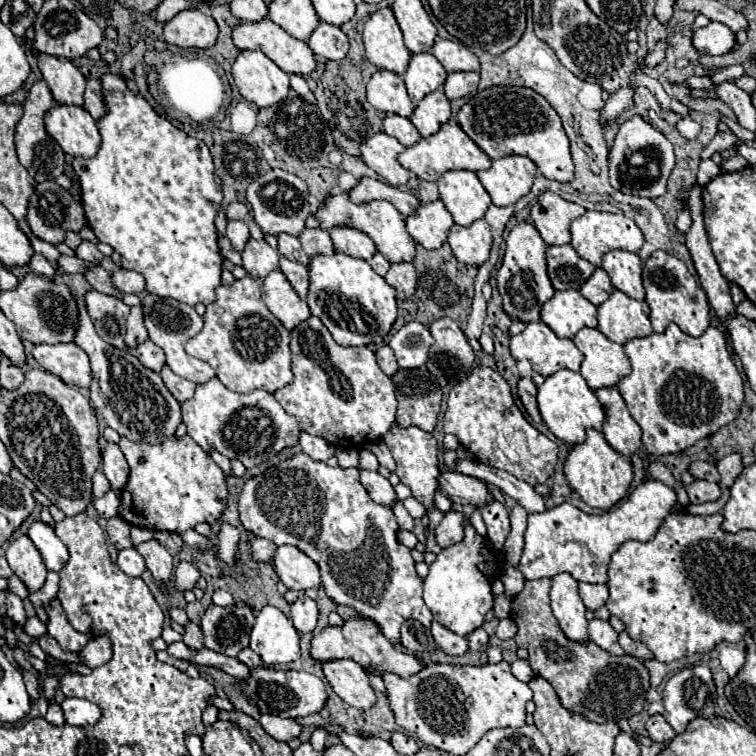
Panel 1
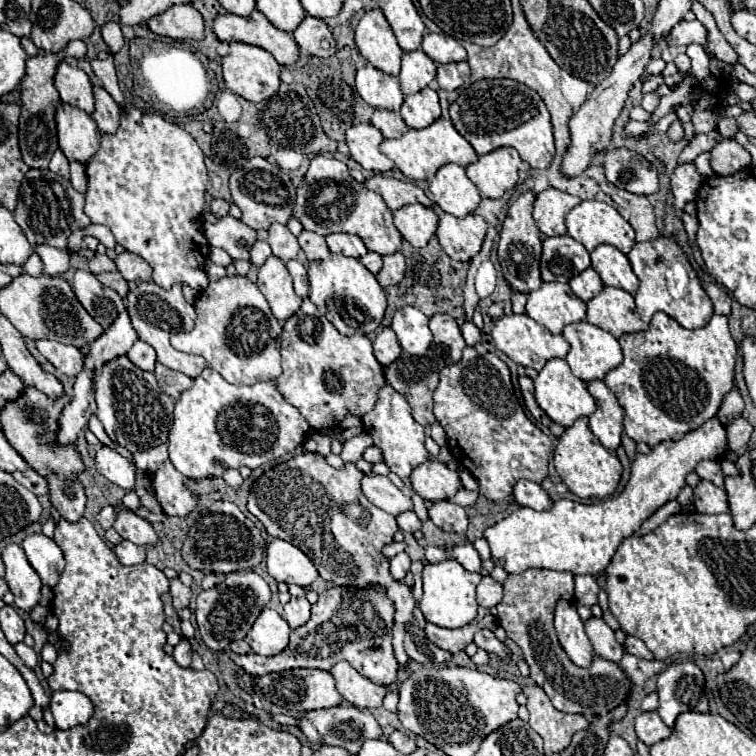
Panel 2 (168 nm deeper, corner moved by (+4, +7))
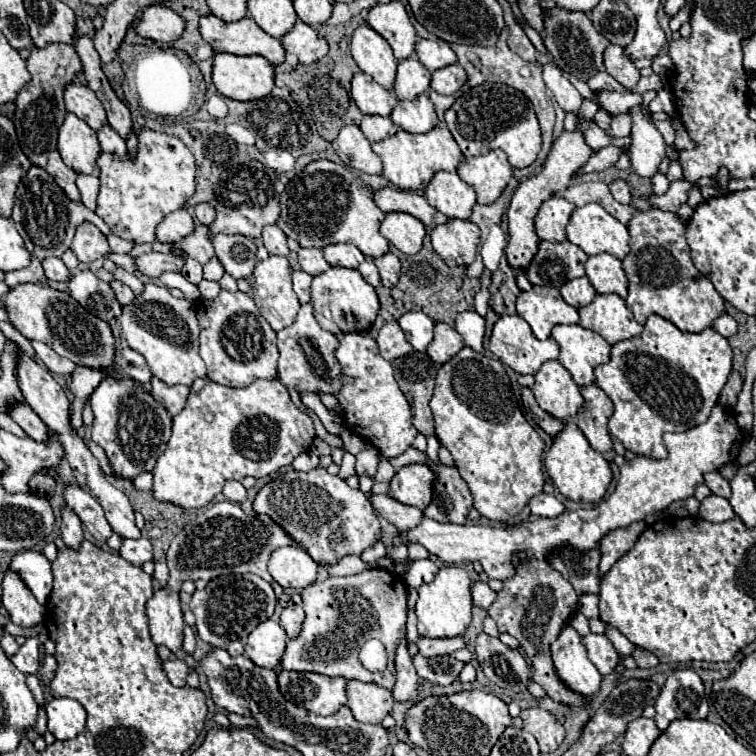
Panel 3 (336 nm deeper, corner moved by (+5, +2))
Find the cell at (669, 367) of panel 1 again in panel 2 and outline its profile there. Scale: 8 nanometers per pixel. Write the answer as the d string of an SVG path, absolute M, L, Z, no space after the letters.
M659 311L653 315L647 331L621 335L619 345L623 349L623 361L619 367L611 369L603 377L603 383L615 393L619 405L625 411L623 419L625 435L629 435L637 443L643 441L649 447L655 447L659 441L679 439L685 433L701 427L703 421L717 415L723 397L733 387L737 343L733 341L727 329L727 319L723 315L713 315L705 327L689 331L681 327L675 319Z

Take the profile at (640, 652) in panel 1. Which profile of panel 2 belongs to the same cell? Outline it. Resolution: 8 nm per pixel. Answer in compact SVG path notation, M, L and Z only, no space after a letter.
M627 637L625 639L625 651L635 655L635 657L641 657L641 659L653 659L653 653L645 647L645 643L639 637Z

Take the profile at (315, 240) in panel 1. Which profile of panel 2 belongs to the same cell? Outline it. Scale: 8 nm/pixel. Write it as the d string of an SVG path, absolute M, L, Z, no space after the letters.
M301 231L299 245L305 251L305 257L309 261L321 261L321 259L327 259L331 255L327 249L327 243L325 243L325 237L311 233L311 231Z

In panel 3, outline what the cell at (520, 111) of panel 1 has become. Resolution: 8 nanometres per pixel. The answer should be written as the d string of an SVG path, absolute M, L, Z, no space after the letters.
M484 82L476 88L466 90L444 114L448 130L458 142L466 158L486 154L486 150L502 148L514 168L530 166L542 150L542 132L532 102L506 84Z

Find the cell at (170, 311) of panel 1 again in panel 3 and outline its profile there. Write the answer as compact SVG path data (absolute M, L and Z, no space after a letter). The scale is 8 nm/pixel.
M146 284L142 294L138 294L128 306L122 306L122 336L128 346L140 352L152 374L166 384L186 384L192 386L196 378L206 376L206 364L198 356L198 320L194 306L184 298L174 298L168 288Z

